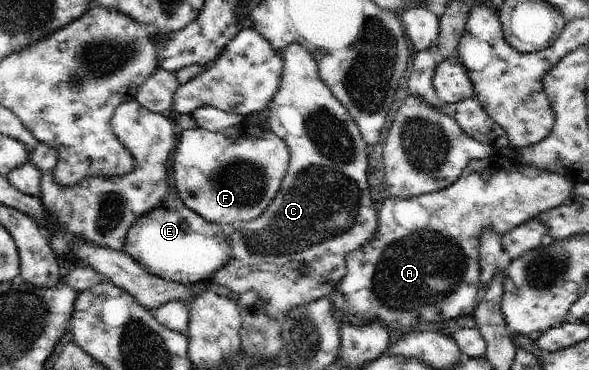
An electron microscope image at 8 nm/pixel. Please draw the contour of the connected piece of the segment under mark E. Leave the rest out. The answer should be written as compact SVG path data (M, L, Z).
M171 189L163 202L151 212L139 216L125 238L125 251L149 274L184 285L195 285L201 280L212 280L213 274L227 266L231 260L229 230L207 222L193 210L189 210L177 191Z

